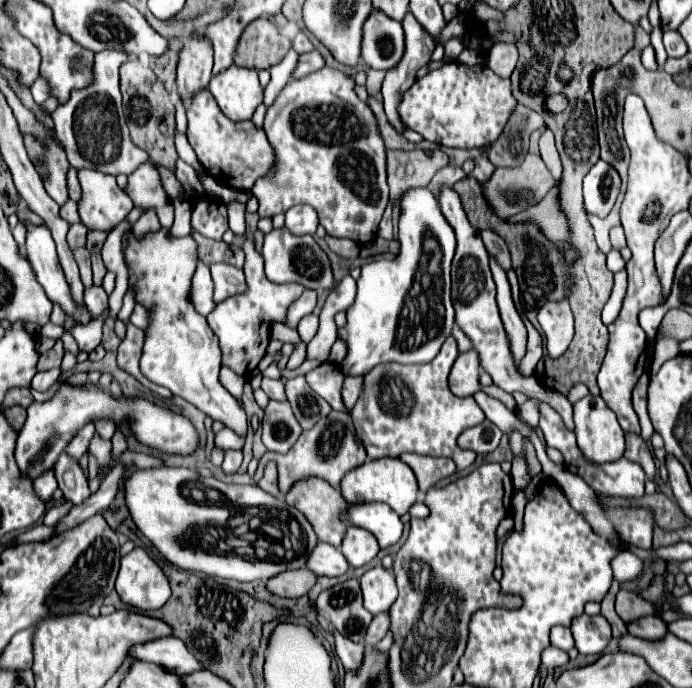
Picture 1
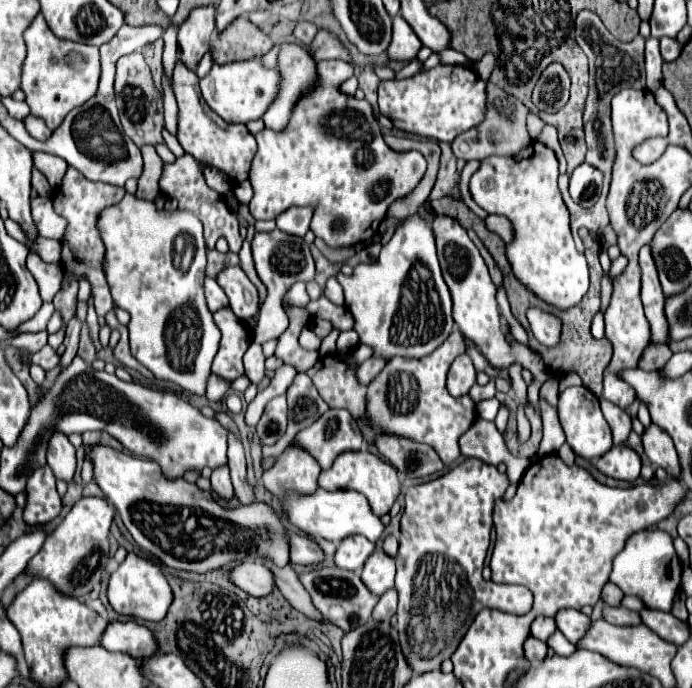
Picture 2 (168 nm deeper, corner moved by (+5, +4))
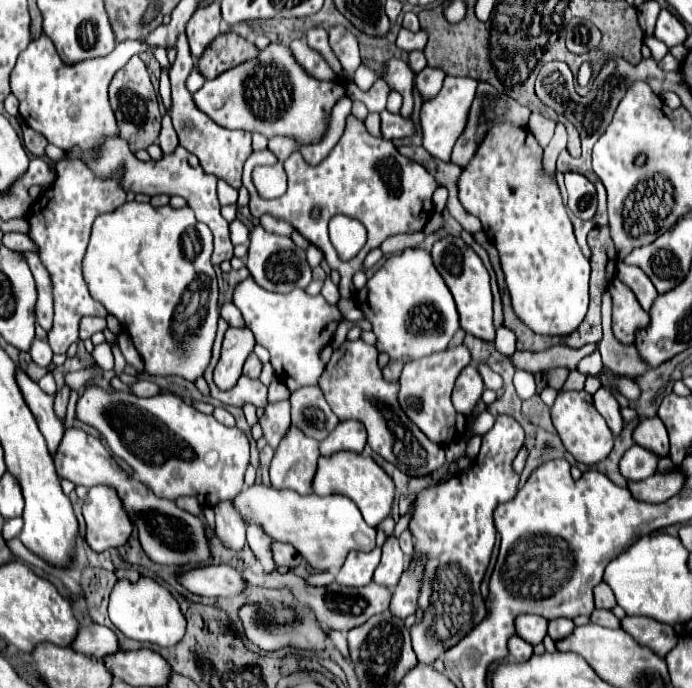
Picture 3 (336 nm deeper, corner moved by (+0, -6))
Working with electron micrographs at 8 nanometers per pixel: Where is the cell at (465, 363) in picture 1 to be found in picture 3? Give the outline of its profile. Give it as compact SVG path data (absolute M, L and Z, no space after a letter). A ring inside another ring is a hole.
M469 364L461 370L461 374L457 376L455 388L453 388L453 406L457 412L469 416L473 406L481 400L485 386L481 380L481 374L477 370L475 364Z

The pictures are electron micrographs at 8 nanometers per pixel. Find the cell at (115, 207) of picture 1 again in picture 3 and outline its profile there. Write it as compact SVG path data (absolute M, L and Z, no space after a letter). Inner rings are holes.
M61 160L55 166L57 178L53 182L51 188L45 190L45 194L41 196L39 202L35 202L35 206L31 208L27 220L31 224L29 236L33 238L33 242L39 246L39 258L45 264L45 268L51 274L53 280L53 298L55 298L55 318L53 318L53 328L49 332L49 346L53 348L55 354L65 354L67 348L79 338L77 330L79 330L79 320L85 314L99 314L101 318L107 318L107 310L105 306L101 306L101 302L97 302L91 294L89 288L85 286L85 278L81 272L83 266L83 258L85 258L85 250L89 244L89 236L91 236L91 226L95 222L95 218L99 214L105 212L113 212L117 210L121 204L125 204L125 192L117 186L115 180L99 180L97 176L93 176L93 172L83 164L83 162L69 162L69 160Z

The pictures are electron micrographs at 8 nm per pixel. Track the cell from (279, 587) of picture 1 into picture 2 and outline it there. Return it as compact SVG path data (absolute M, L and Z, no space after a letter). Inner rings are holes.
M240 562L230 566L228 580L240 590L248 592L250 596L266 596L274 588L274 580L268 568L264 568L262 564L252 564L252 562Z

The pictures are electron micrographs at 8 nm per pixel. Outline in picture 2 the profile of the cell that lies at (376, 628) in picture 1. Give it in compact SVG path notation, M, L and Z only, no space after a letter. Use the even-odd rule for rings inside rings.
M392 588L380 596L380 602L376 604L372 618L374 620L388 620L396 612L396 606L398 606L398 592L396 592L396 588Z

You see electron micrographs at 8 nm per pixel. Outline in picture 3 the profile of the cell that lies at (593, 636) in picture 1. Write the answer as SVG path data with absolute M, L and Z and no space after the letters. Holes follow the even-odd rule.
M555 618L549 622L549 636L553 640L557 638L567 638L575 630L575 624L571 618Z

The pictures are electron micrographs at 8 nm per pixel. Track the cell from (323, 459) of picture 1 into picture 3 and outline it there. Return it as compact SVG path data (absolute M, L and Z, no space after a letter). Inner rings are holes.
M345 420L339 422L337 428L333 430L333 434L329 434L329 438L325 438L319 444L321 456L329 456L341 450L351 450L351 452L363 452L367 444L367 432L365 426L357 420Z

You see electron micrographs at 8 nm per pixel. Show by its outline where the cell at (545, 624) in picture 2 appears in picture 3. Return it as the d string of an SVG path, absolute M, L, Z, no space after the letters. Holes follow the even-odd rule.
M521 614L517 618L517 636L521 636L523 640L527 640L529 644L541 644L543 638L547 636L547 620L541 616L529 616L529 614Z

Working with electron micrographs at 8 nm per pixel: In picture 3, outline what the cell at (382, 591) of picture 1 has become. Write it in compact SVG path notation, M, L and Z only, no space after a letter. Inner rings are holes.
M387 538L387 542L383 544L383 556L381 556L381 564L375 570L373 582L393 590L401 578L401 574L407 568L407 558L399 548L399 542L395 538Z

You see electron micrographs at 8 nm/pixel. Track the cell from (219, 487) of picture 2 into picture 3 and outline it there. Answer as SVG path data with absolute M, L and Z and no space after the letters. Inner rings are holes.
M225 500L219 502L215 506L215 530L217 536L221 538L221 542L233 550L241 550L245 544L245 522L241 522L241 514L237 514L237 510L233 510L233 500Z

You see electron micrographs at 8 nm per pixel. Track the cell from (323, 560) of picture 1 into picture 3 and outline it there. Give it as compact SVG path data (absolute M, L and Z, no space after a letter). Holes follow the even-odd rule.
M273 542L273 560L277 562L277 566L285 566L285 568L295 568L303 562L301 554L297 554L293 546L283 542Z

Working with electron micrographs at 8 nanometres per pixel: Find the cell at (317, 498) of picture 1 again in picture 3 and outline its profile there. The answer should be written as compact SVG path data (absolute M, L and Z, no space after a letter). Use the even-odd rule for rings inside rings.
M291 426L271 462L271 486L291 488L299 494L313 494L313 474L317 472L319 442Z

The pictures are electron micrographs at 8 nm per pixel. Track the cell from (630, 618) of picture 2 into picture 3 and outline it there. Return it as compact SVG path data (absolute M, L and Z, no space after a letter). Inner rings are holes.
M595 610L591 614L591 622L593 624L599 624L599 626L605 626L605 628L621 628L621 620L611 612L611 610Z

